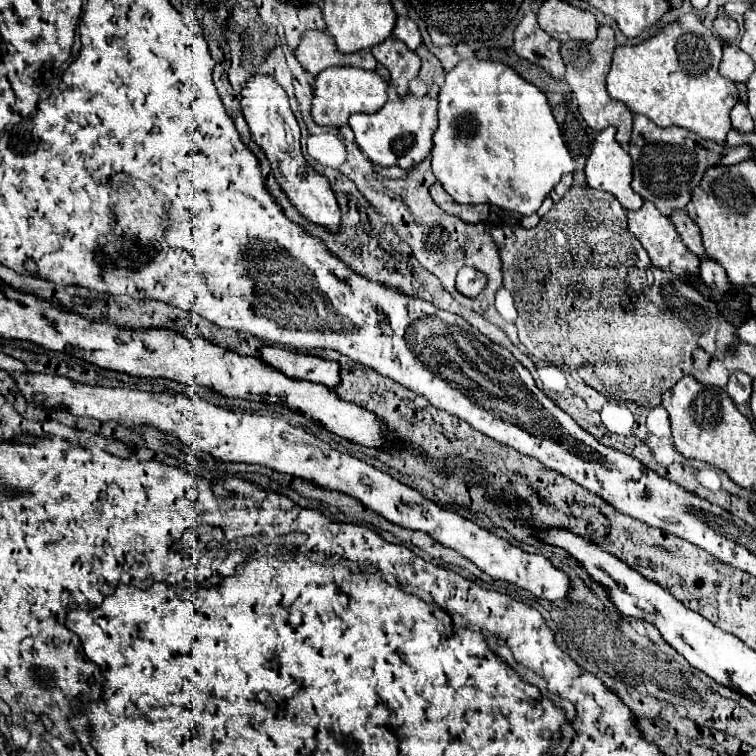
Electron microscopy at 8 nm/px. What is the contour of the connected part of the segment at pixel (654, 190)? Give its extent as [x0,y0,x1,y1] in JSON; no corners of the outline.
[629,116,753,216]

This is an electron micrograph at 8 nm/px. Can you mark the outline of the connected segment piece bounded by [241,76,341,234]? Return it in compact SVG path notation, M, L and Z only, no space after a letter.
M253 76L247 80L243 88L243 100L241 100L243 116L247 120L251 140L265 152L271 172L275 180L279 182L281 190L287 194L289 202L297 208L301 216L305 216L309 222L323 226L327 232L337 234L341 228L341 212L337 206L337 200L333 196L333 190L329 186L329 180L315 172L311 166L307 166L301 146L299 146L299 124L289 108L289 100L285 90L275 84L269 76Z

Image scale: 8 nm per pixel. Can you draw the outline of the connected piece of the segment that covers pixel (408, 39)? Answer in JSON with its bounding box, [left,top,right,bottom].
[393,16,421,50]

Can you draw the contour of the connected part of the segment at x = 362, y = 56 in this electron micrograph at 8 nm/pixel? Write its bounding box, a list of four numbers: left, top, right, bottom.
[295,30,377,76]

